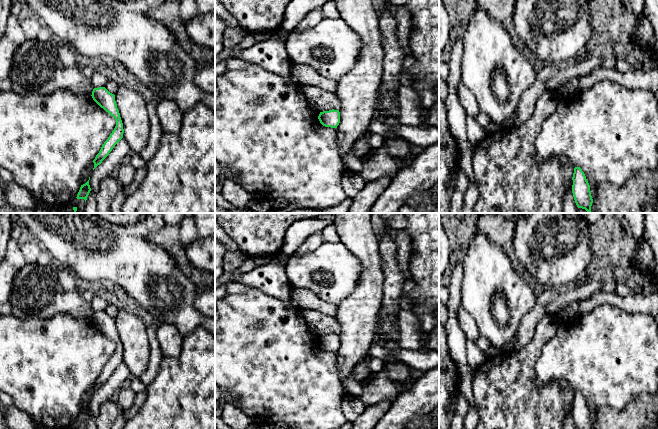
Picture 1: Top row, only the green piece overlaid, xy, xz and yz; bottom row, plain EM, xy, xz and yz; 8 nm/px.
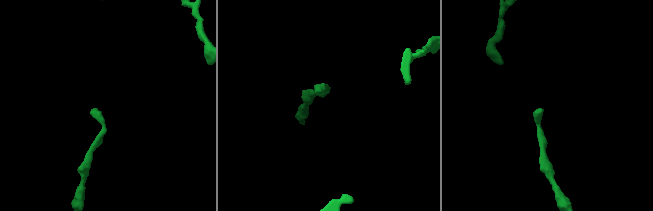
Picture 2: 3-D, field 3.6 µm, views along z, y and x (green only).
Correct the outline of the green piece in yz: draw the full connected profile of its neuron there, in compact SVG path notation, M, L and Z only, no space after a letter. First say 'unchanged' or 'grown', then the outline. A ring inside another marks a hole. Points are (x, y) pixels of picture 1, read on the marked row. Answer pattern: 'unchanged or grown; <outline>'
unchanged; M580 167L574 168L572 180L572 193L577 207L591 213L593 199L591 196L590 185Z

